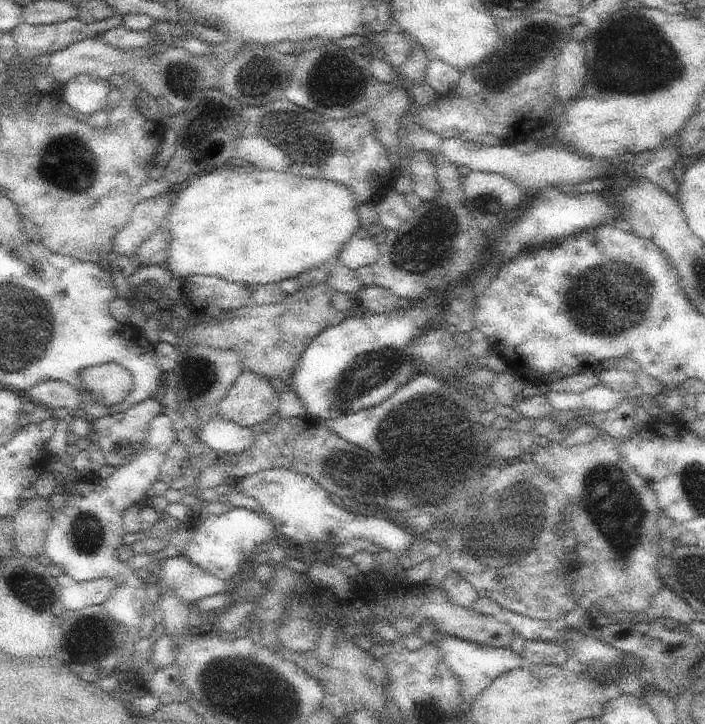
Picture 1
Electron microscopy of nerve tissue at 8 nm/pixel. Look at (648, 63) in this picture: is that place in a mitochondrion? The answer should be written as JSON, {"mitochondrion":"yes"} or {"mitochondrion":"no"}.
{"mitochondrion":"yes"}

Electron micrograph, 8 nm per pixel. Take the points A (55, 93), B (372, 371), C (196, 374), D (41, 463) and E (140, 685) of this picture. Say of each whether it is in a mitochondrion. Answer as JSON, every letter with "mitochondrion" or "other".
{"A":"other","B":"mitochondrion","C":"mitochondrion","D":"other","E":"other"}

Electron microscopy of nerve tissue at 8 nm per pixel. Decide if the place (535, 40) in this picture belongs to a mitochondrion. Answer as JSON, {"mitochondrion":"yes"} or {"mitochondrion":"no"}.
{"mitochondrion":"yes"}

